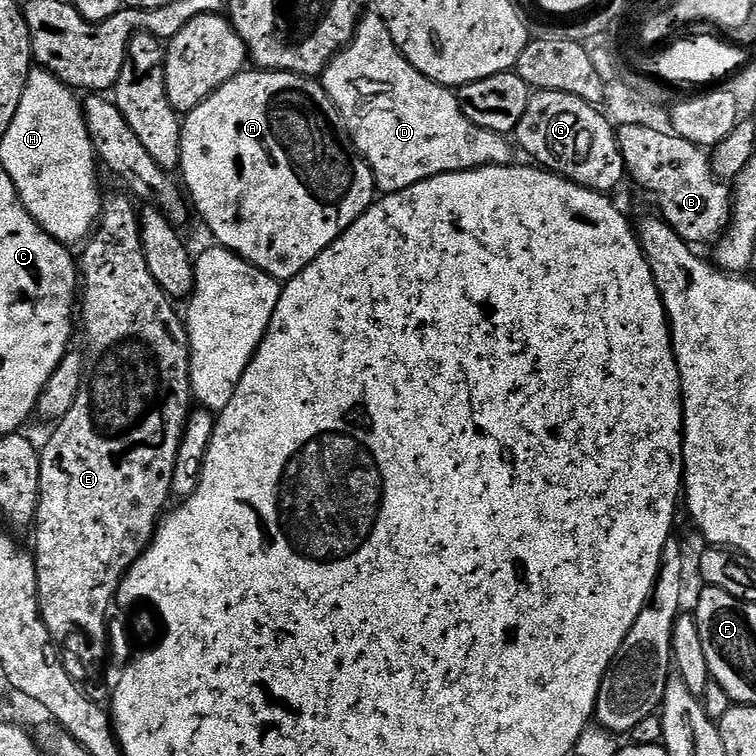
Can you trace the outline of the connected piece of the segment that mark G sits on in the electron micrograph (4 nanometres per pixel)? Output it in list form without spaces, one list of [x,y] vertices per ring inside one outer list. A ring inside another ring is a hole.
[[[536,92],[528,101],[522,122],[518,122],[514,140],[533,156],[531,159],[539,167],[595,192],[615,193],[620,179],[625,179],[616,128],[597,105],[582,102],[582,98],[561,92]]]

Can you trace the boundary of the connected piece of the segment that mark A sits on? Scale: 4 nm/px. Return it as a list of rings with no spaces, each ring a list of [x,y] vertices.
[[[245,70],[226,82],[206,102],[202,102],[193,112],[183,117],[180,129],[182,154],[180,155],[179,175],[186,189],[187,199],[191,207],[204,219],[206,227],[212,231],[212,236],[221,248],[237,252],[244,260],[248,260],[256,268],[270,274],[275,280],[287,282],[295,278],[302,269],[310,266],[322,250],[332,245],[341,234],[377,199],[378,189],[376,179],[370,166],[360,153],[352,147],[350,137],[344,130],[334,102],[326,94],[323,83],[307,76],[295,76],[293,72],[265,72],[263,70]]]

